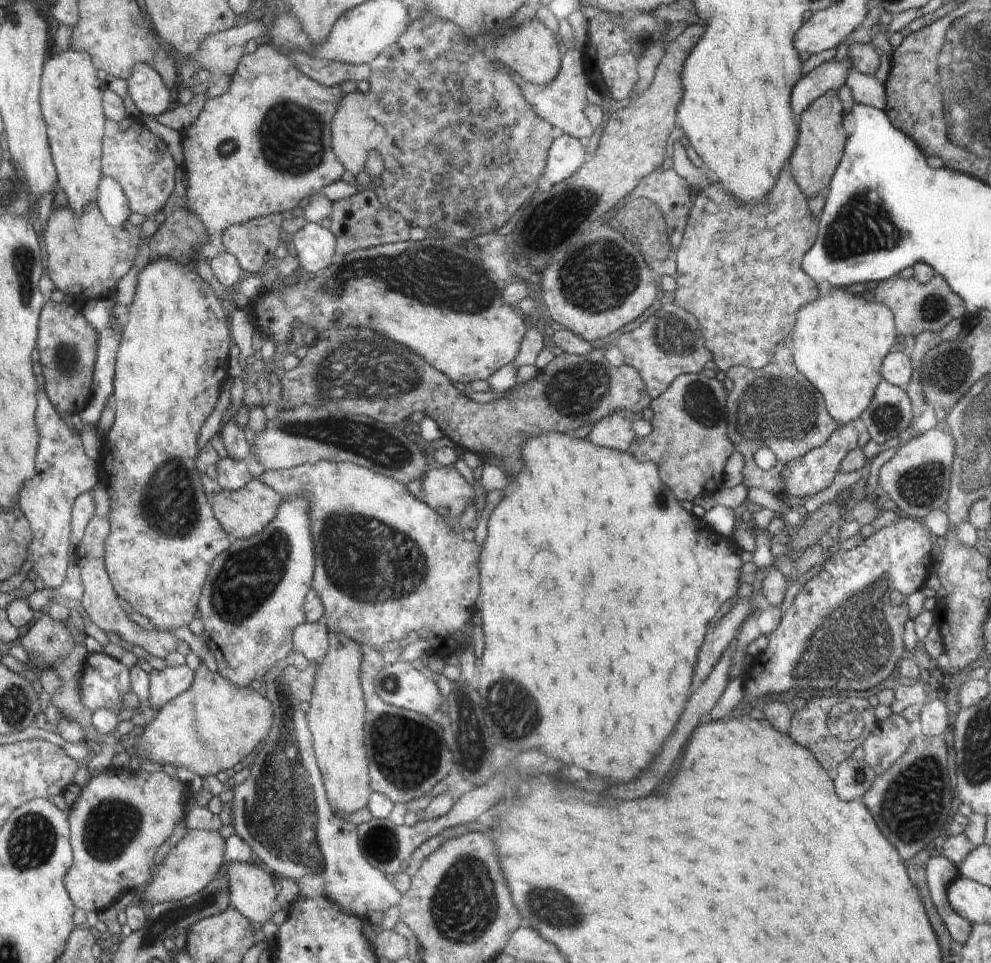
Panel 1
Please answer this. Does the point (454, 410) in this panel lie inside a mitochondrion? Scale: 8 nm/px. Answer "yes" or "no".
no

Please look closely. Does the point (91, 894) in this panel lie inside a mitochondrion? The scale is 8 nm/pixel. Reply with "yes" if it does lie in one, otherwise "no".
no

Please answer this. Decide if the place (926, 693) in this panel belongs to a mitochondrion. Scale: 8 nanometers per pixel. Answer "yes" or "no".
no

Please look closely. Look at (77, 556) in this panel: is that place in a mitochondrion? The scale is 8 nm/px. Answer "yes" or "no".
no

